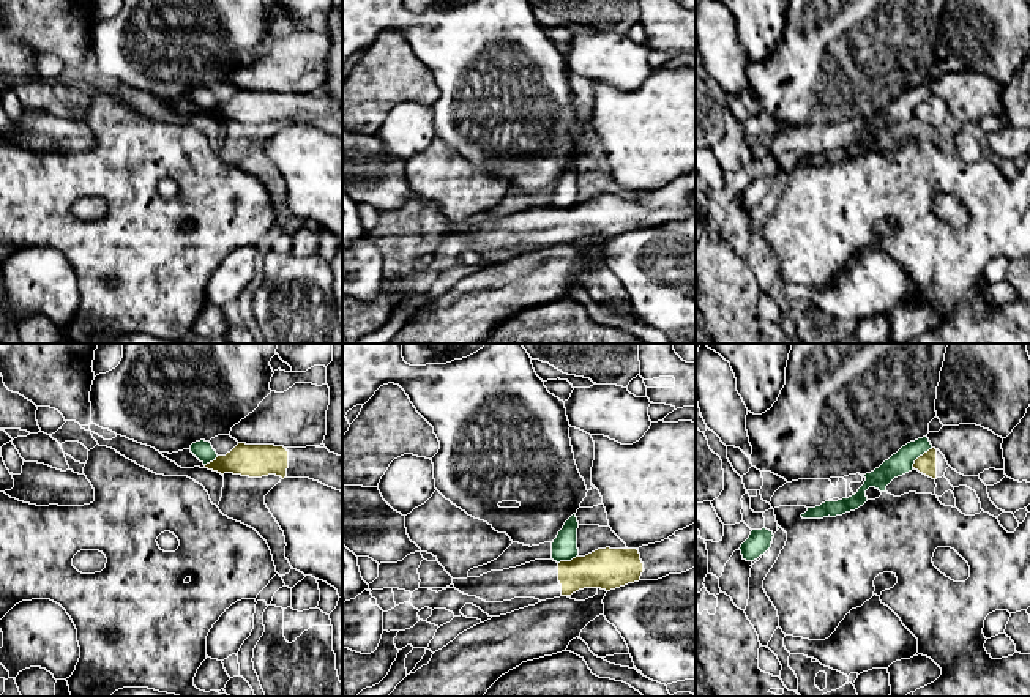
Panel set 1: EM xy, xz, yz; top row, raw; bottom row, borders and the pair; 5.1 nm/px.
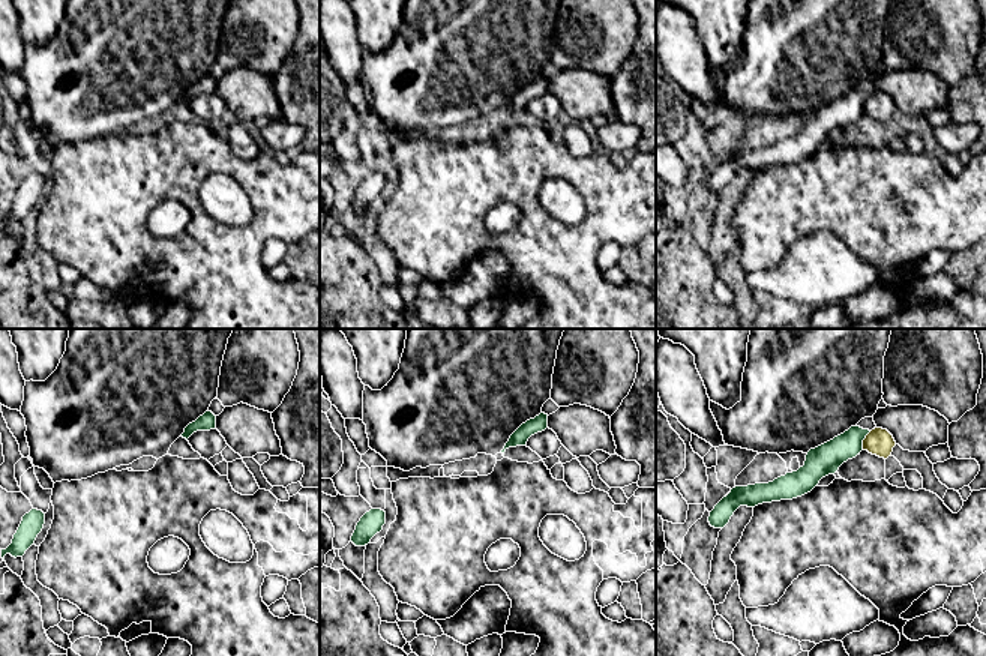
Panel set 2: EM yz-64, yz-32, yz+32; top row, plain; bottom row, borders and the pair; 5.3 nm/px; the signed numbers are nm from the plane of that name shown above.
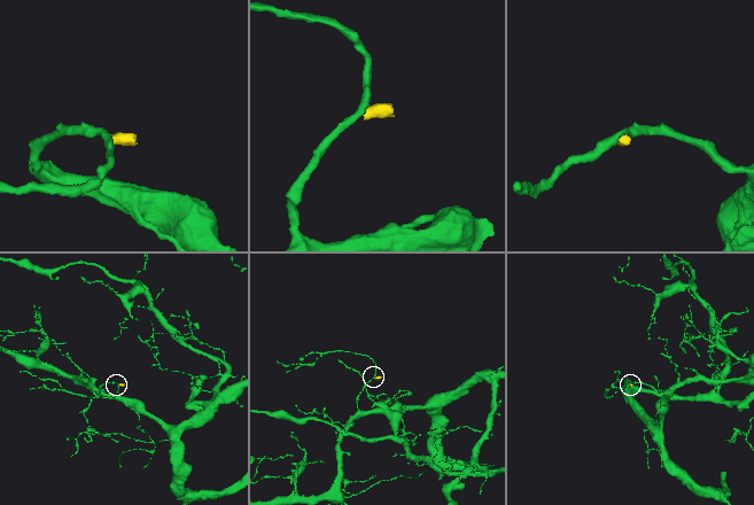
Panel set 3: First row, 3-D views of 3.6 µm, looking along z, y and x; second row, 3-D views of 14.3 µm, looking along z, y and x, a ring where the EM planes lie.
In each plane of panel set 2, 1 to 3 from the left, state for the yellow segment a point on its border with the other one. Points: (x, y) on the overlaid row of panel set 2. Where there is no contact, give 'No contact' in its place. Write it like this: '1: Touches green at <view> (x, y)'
1: No contact
2: No contact
3: Touches green at yz+32 (863, 439)

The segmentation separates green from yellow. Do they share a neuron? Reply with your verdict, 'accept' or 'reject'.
reject

